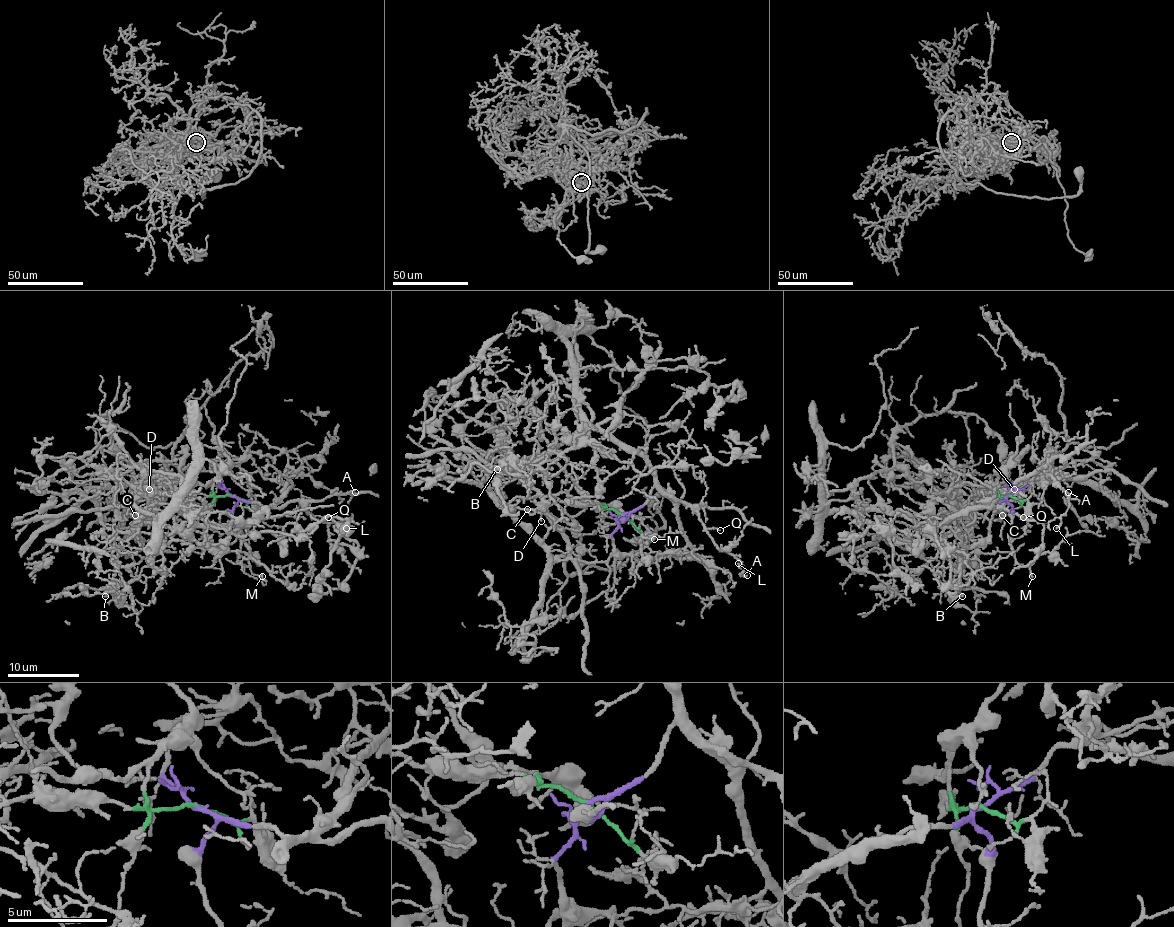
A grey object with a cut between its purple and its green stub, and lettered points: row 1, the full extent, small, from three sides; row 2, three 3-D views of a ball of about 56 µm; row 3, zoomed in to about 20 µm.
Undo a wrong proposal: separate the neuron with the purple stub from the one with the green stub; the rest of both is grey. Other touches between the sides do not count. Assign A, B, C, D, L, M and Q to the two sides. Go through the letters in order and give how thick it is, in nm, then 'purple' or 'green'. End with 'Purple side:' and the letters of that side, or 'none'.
A: calibre 140 nm; purple
B: calibre 180 nm; green
C: calibre 140 nm; green
D: calibre 130 nm; green
L: calibre 140 nm; purple
M: calibre 100 nm; purple
Q: calibre 80 nm; purple
Purple side: A, L, M, Q

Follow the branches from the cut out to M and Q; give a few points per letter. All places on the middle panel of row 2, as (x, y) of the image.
M: (622, 516), (629, 514), (624, 519), (631, 516), (629, 521), (644, 537), (655, 539)
Q: (622, 516), (637, 510), (651, 491), (658, 487), (689, 505), (707, 528), (719, 530)

